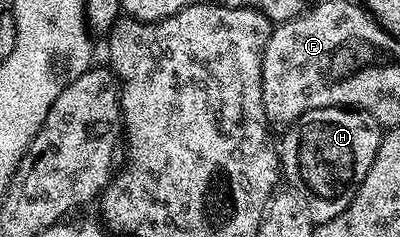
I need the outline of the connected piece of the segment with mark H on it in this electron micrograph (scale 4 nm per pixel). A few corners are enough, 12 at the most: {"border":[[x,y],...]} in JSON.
{"border":[[361,109],[300,115],[280,173],[311,221],[352,203],[384,133]]}

